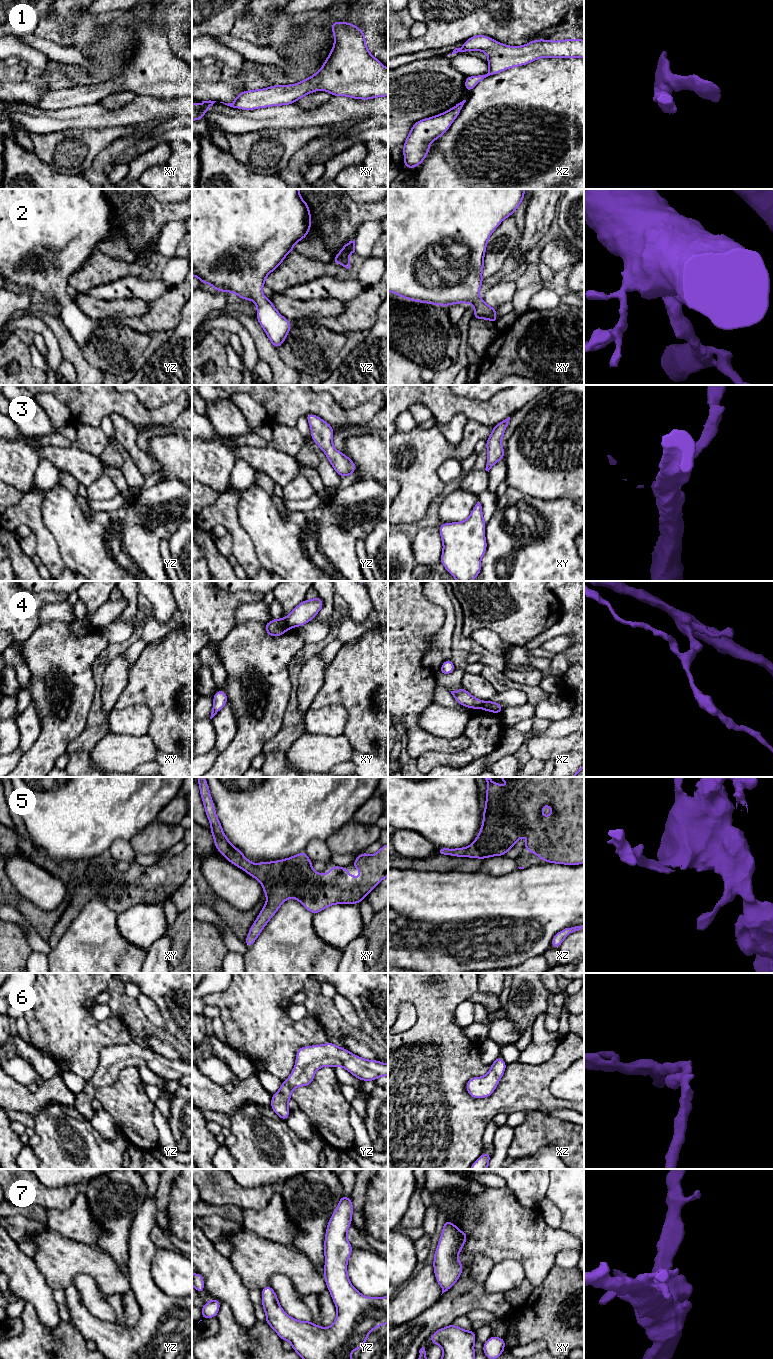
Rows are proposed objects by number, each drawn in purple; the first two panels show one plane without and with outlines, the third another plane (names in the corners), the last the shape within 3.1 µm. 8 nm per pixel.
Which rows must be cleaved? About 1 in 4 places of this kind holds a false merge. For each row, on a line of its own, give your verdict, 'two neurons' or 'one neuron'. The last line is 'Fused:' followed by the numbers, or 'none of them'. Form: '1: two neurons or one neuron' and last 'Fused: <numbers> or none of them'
1: one neuron
2: one neuron
3: one neuron
4: two neurons
5: one neuron
6: one neuron
7: one neuron
Fused: 4

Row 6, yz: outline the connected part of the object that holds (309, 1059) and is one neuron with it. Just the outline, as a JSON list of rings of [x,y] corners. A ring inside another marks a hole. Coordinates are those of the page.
[[[331,1042],[300,1047],[296,1053],[293,1071],[282,1081],[279,1091],[271,1098],[270,1107],[283,1121],[287,1121],[289,1117],[288,1101],[292,1090],[311,1085],[315,1072],[324,1066],[343,1067],[362,1081],[374,1081],[381,1076],[388,1076],[388,1064],[361,1058]]]

